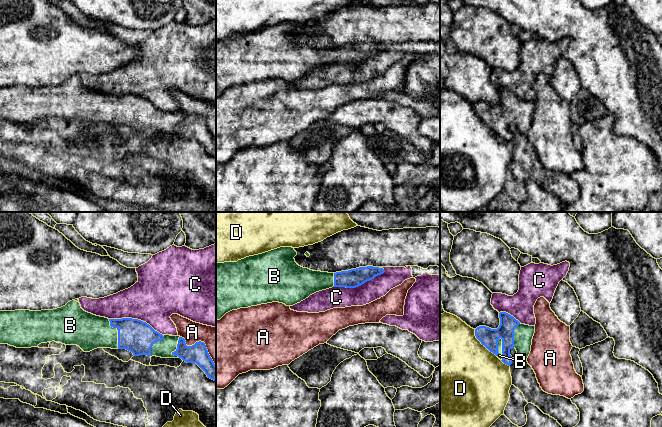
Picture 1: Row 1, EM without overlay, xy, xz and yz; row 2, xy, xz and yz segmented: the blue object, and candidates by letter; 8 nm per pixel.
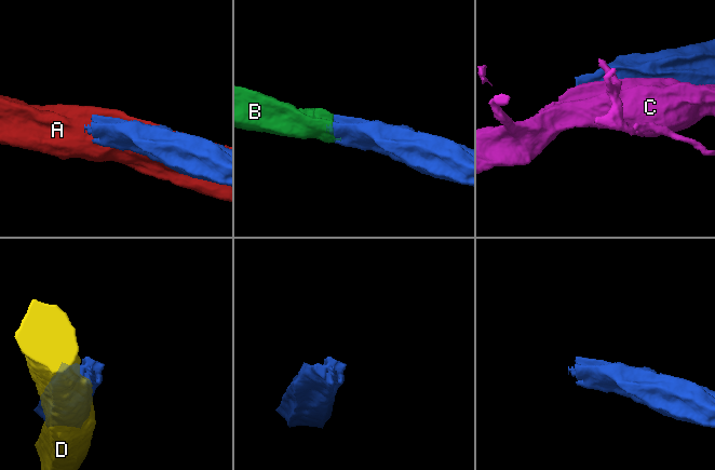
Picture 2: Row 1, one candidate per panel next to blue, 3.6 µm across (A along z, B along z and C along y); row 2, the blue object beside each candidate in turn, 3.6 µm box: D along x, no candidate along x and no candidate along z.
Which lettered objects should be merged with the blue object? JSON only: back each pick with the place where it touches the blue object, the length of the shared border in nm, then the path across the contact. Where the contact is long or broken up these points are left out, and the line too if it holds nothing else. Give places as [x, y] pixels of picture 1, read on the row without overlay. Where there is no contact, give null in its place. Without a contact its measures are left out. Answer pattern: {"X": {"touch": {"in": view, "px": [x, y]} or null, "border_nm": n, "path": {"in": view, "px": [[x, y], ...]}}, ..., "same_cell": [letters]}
{"B": {"touch": {"in": "yz", "px": [502, 125]}, "border_nm": 190}, "same_cell": ["B"]}

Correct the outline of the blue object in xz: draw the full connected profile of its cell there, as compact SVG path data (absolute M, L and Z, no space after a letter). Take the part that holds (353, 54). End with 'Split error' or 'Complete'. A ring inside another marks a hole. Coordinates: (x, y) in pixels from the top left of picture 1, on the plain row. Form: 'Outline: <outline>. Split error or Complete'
Outline: M280 23L237 38L216 39L216 96L226 89L272 78L293 82L310 71L332 63L356 64L384 49L383 44L367 42L328 49L299 42L292 23Z. Split error

